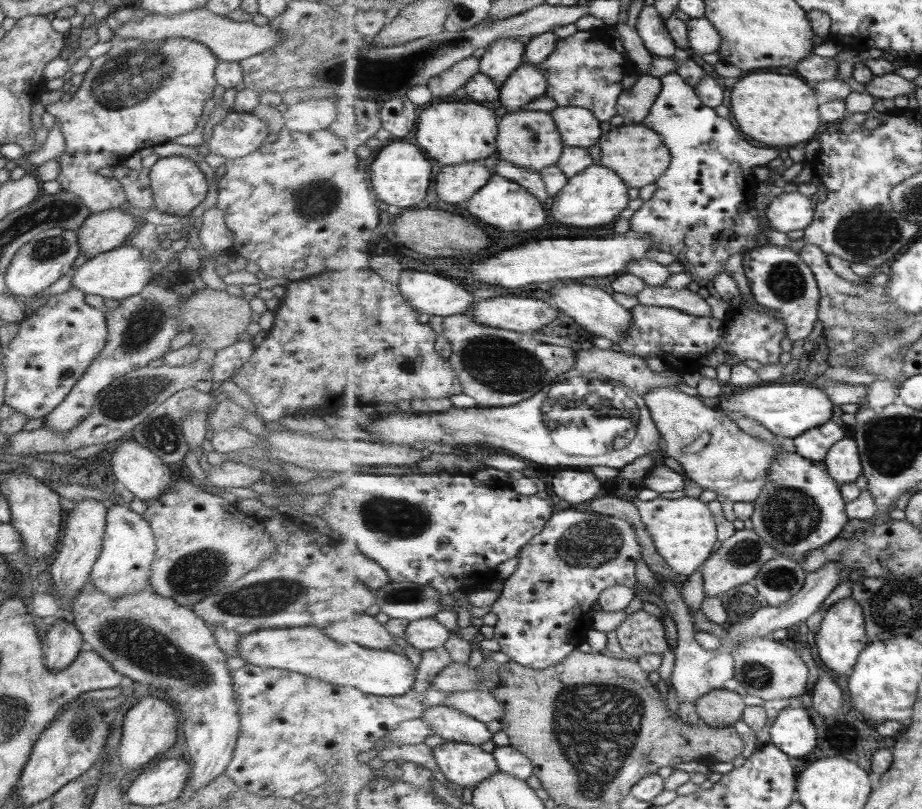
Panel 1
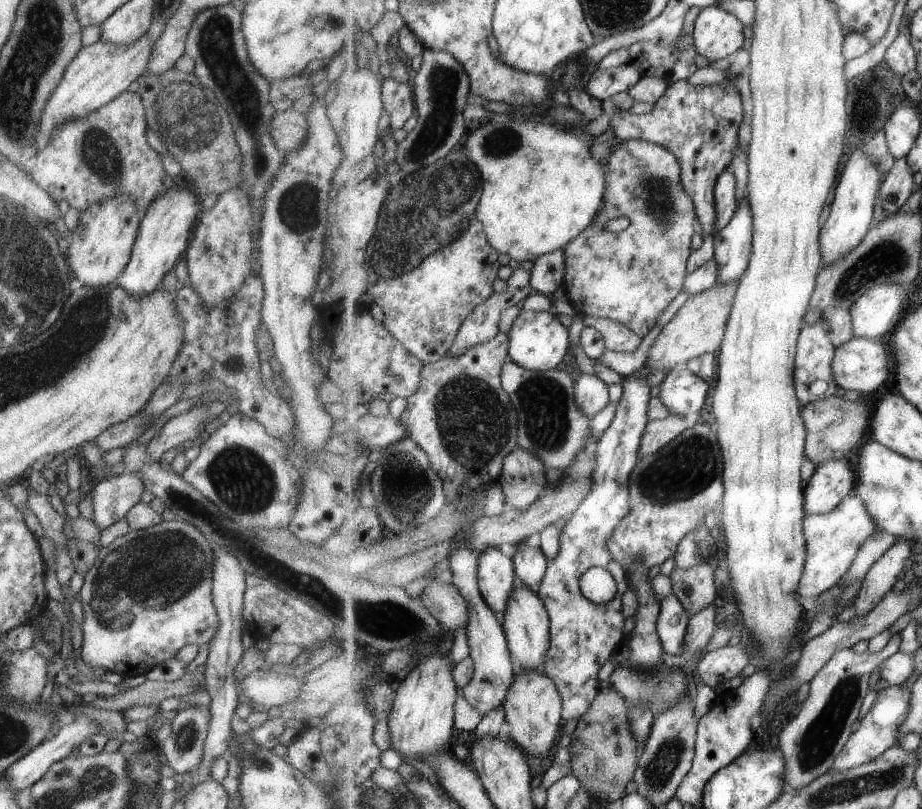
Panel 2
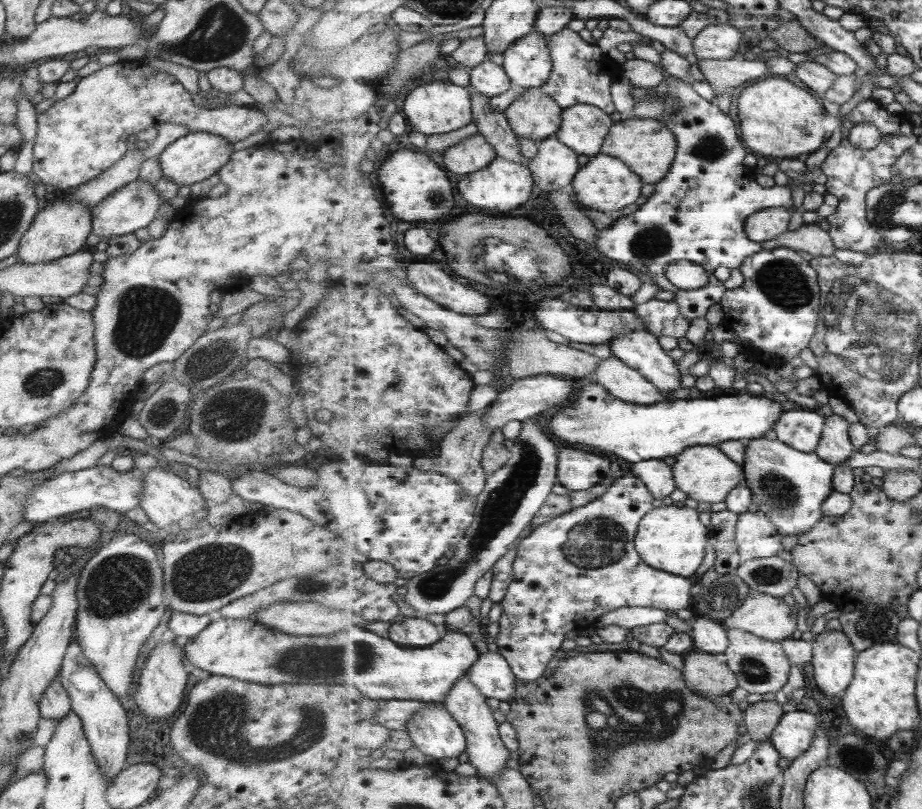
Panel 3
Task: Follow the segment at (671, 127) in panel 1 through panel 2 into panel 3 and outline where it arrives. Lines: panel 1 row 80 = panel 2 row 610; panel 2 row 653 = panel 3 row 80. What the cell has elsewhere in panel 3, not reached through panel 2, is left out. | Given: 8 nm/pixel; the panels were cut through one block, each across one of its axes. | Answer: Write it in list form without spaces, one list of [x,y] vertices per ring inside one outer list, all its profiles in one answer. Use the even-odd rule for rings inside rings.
[[[664,71],[664,74],[668,82],[667,94],[673,100],[673,112],[667,115],[663,121],[676,133],[677,142],[679,142],[671,172],[656,184],[648,201],[641,205],[638,211],[618,218],[612,228],[599,231],[598,240],[593,246],[605,257],[630,265],[643,273],[646,279],[654,280],[662,290],[674,293],[673,300],[680,304],[681,312],[691,321],[699,316],[705,318],[707,310],[713,304],[720,303],[725,293],[728,292],[724,282],[714,278],[717,268],[723,266],[730,271],[741,269],[745,259],[764,250],[763,243],[749,239],[745,231],[747,220],[753,214],[769,208],[795,209],[795,206],[793,206],[791,190],[763,190],[763,192],[745,190],[741,180],[747,176],[745,156],[751,153],[751,150],[744,144],[742,136],[739,136],[739,128],[737,128],[735,120],[725,114],[716,102],[712,103],[701,97],[688,82],[677,79],[667,71]],[[677,260],[692,261],[703,266],[711,277],[709,285],[693,291],[680,290],[674,286],[666,278],[666,271],[670,264]]]

